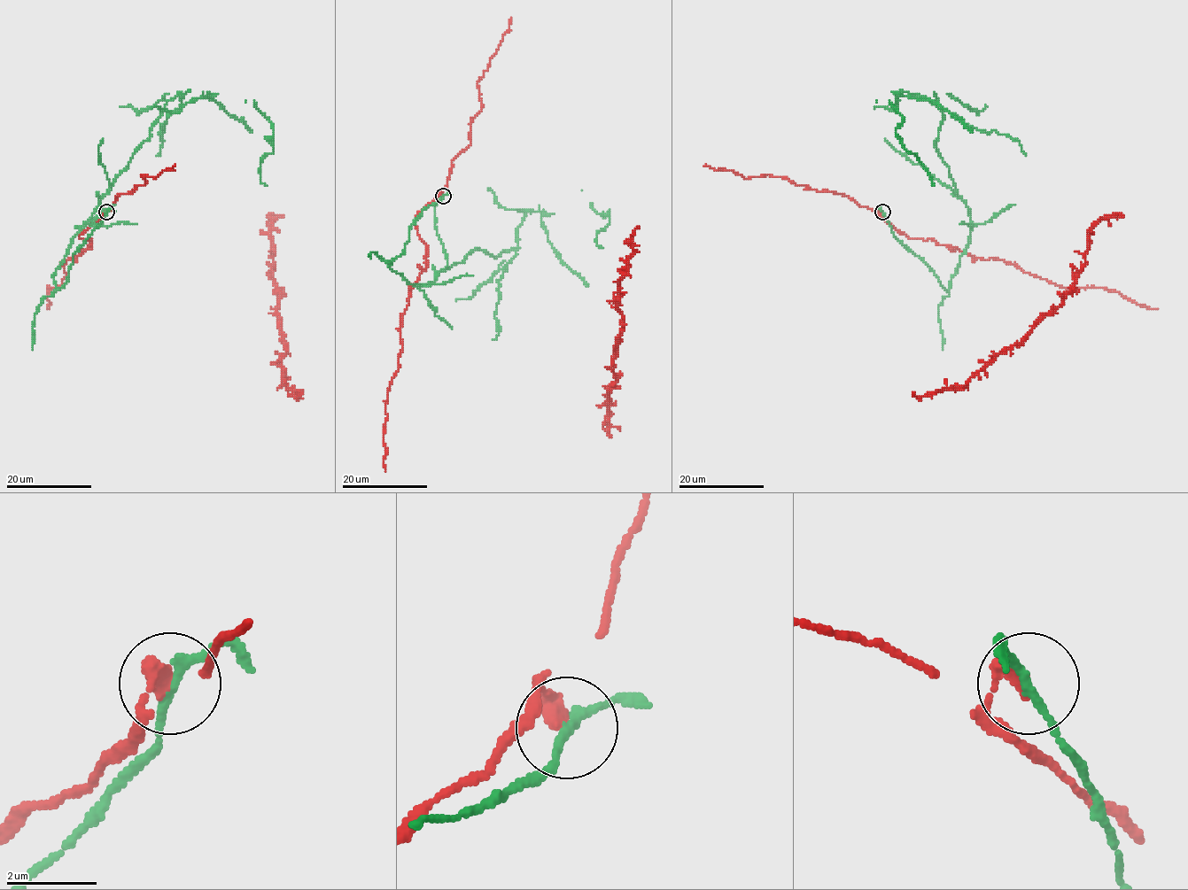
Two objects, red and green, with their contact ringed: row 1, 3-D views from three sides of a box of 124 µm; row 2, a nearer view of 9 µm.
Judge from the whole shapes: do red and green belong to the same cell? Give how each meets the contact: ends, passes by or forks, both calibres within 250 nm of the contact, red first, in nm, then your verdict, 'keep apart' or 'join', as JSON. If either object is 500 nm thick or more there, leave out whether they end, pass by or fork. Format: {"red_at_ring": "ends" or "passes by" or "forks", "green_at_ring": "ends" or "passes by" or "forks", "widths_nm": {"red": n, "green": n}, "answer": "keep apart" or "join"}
{"red_at_ring": "ends", "green_at_ring": "passes by", "widths_nm": {"red": 400, "green": 190}, "answer": "keep apart"}

